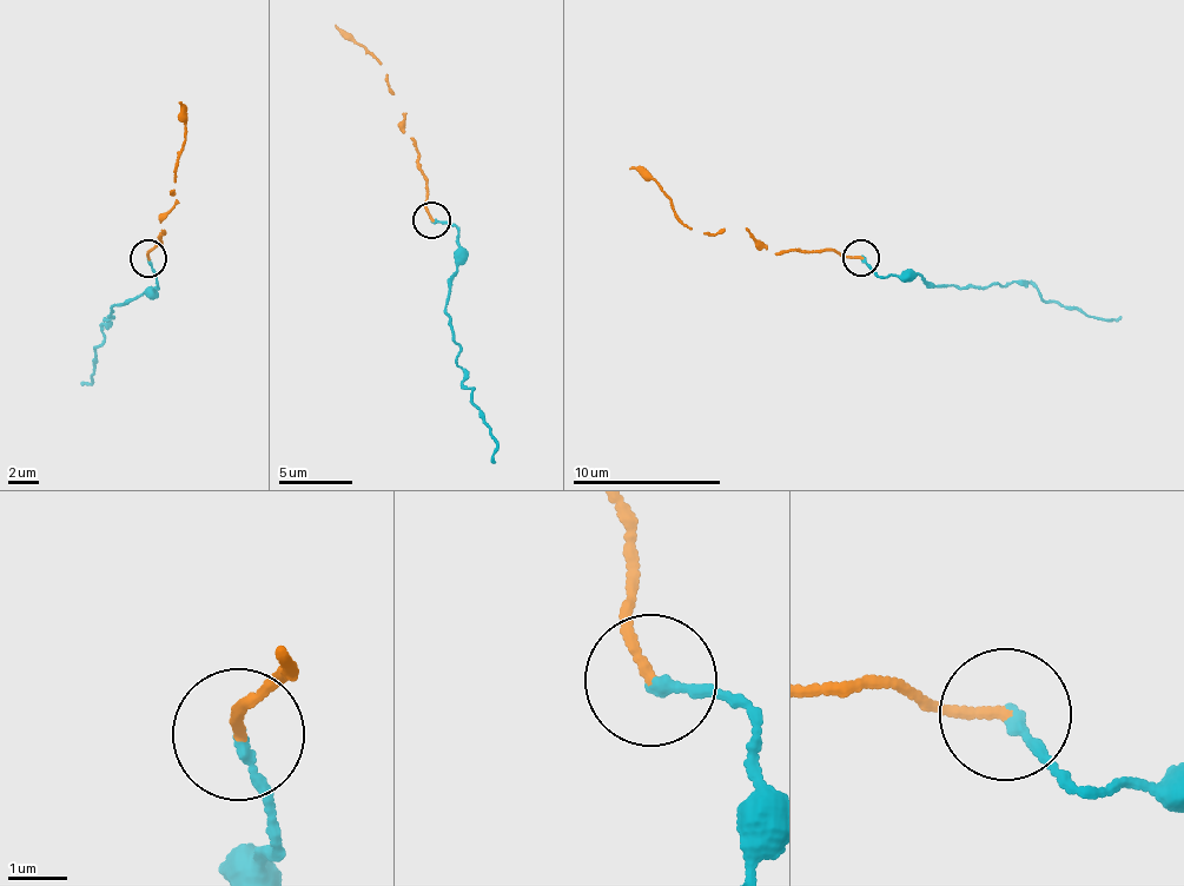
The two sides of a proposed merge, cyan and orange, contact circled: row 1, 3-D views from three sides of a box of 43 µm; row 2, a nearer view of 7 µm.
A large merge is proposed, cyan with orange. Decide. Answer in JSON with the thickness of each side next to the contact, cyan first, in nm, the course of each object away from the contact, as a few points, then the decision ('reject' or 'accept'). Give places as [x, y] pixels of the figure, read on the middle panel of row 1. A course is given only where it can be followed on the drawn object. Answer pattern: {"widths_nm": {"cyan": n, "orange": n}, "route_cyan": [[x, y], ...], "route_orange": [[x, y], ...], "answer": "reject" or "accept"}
{"widths_nm": {"cyan": 170, "orange": 150}, "route_cyan": [[432, 218], [458, 229], [447, 315], [464, 383], [490, 429], [495, 453], [491, 462]], "route_orange": [[432, 218], [425, 204], [428, 177], [379, 61], [333, 25]], "answer": "accept"}

